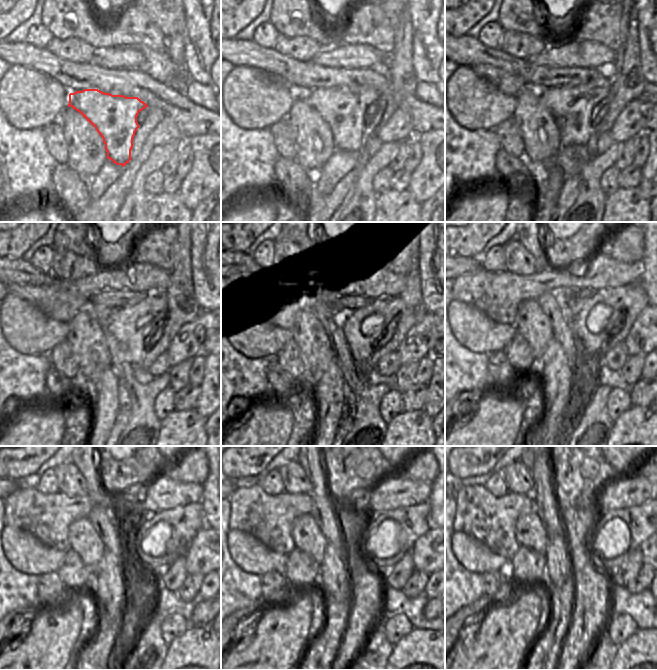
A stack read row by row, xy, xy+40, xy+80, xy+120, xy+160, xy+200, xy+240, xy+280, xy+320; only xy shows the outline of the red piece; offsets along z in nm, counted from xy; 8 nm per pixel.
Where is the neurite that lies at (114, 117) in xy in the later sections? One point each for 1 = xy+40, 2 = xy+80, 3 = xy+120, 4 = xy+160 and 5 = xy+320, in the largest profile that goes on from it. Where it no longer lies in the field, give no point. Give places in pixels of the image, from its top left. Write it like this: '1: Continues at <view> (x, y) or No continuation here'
1: Continues at xy+40 (343, 109)
2: Continues at xy+80 (571, 105)
3: Continues at xy+120 (121, 322)
4: Continues at xy+160 (383, 303)
5: Continues at xy+320 (642, 521).

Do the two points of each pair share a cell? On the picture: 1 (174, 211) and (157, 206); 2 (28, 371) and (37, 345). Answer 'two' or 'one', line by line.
1: one
2: two

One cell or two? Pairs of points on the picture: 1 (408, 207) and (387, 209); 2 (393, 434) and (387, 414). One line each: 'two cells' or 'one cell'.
1: one cell
2: two cells

